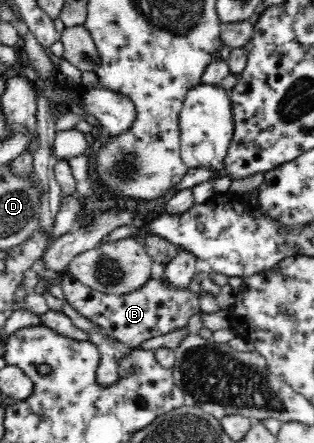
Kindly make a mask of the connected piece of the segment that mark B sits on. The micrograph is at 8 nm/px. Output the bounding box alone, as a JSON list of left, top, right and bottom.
[60,273,199,349]

